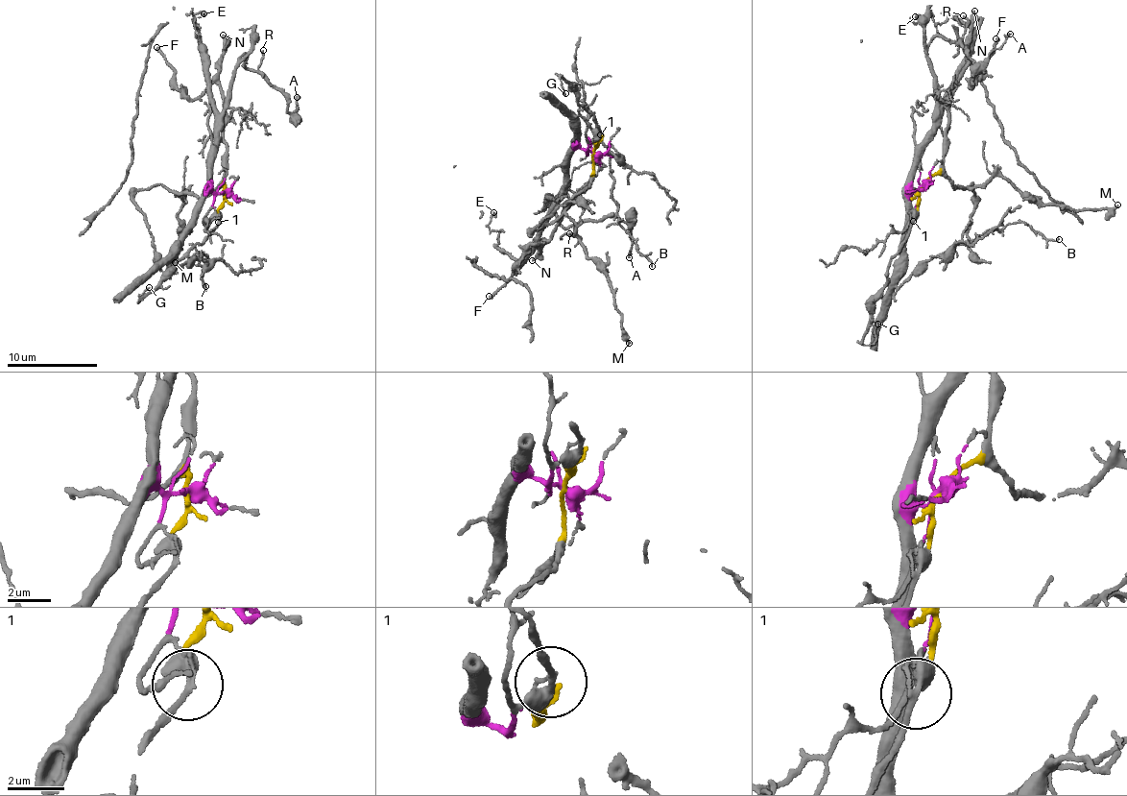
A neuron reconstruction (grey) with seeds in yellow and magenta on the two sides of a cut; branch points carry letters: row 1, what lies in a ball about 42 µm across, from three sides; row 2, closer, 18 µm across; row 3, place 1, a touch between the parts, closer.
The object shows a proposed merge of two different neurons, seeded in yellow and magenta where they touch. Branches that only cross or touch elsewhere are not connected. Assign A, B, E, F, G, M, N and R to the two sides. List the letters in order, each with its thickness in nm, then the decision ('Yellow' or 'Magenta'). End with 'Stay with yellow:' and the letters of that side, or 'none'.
A: Thickness 190 nm. Magenta
B: Thickness 120 nm. Magenta
E: Thickness 190 nm. Magenta
F: Thickness 240 nm. Yellow
G: Thickness 110 nm. Yellow
M: Thickness 170 nm. Yellow
N: Thickness 280 nm. Yellow
R: Thickness 140 nm. Magenta
Stay with yellow: F, G, M, N

